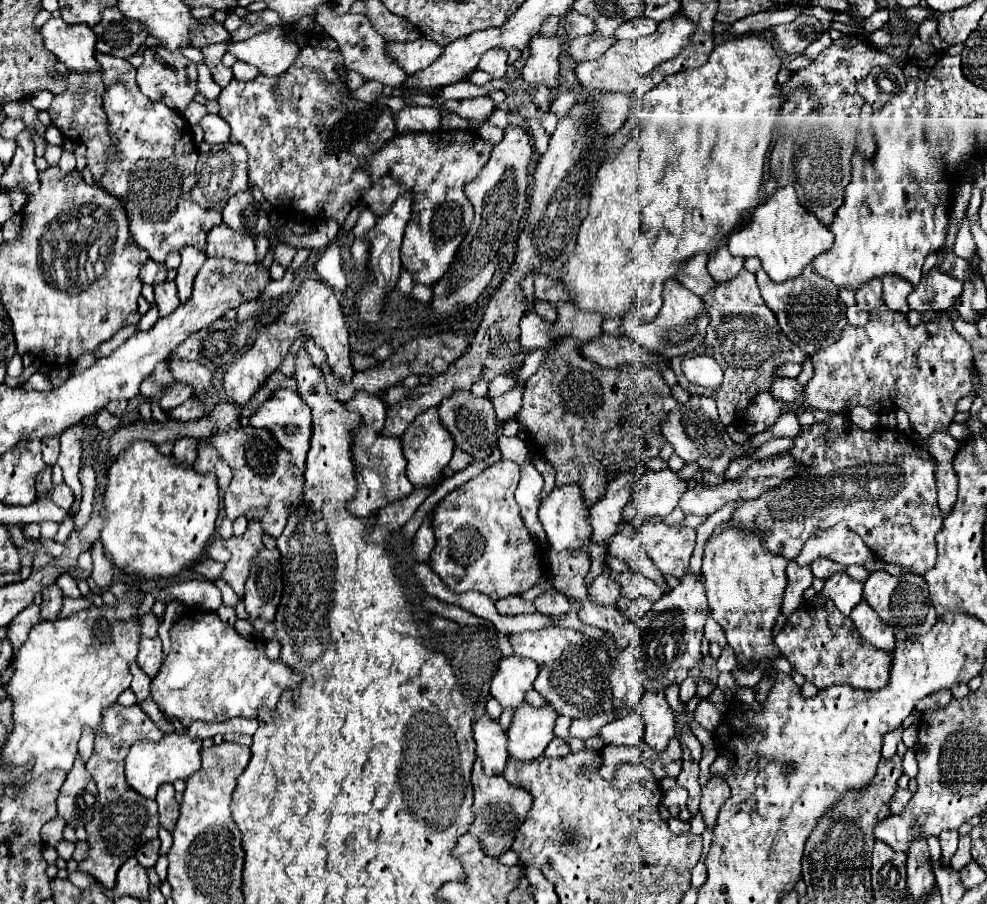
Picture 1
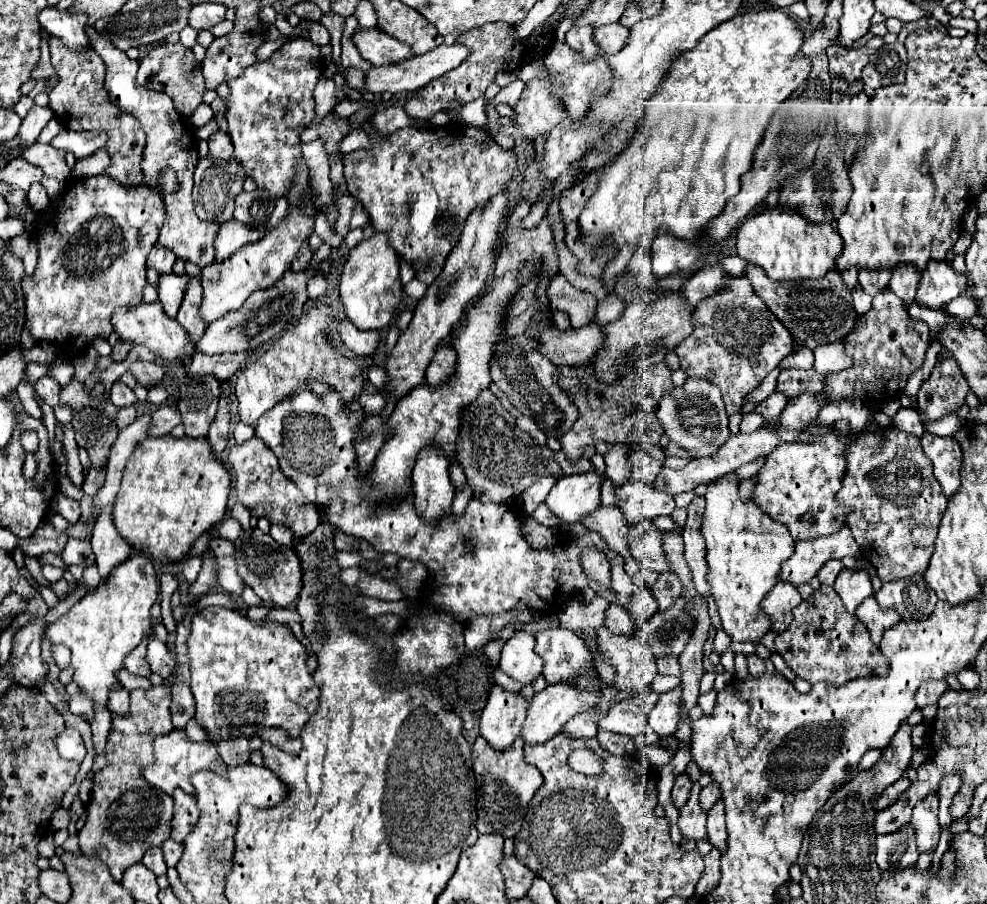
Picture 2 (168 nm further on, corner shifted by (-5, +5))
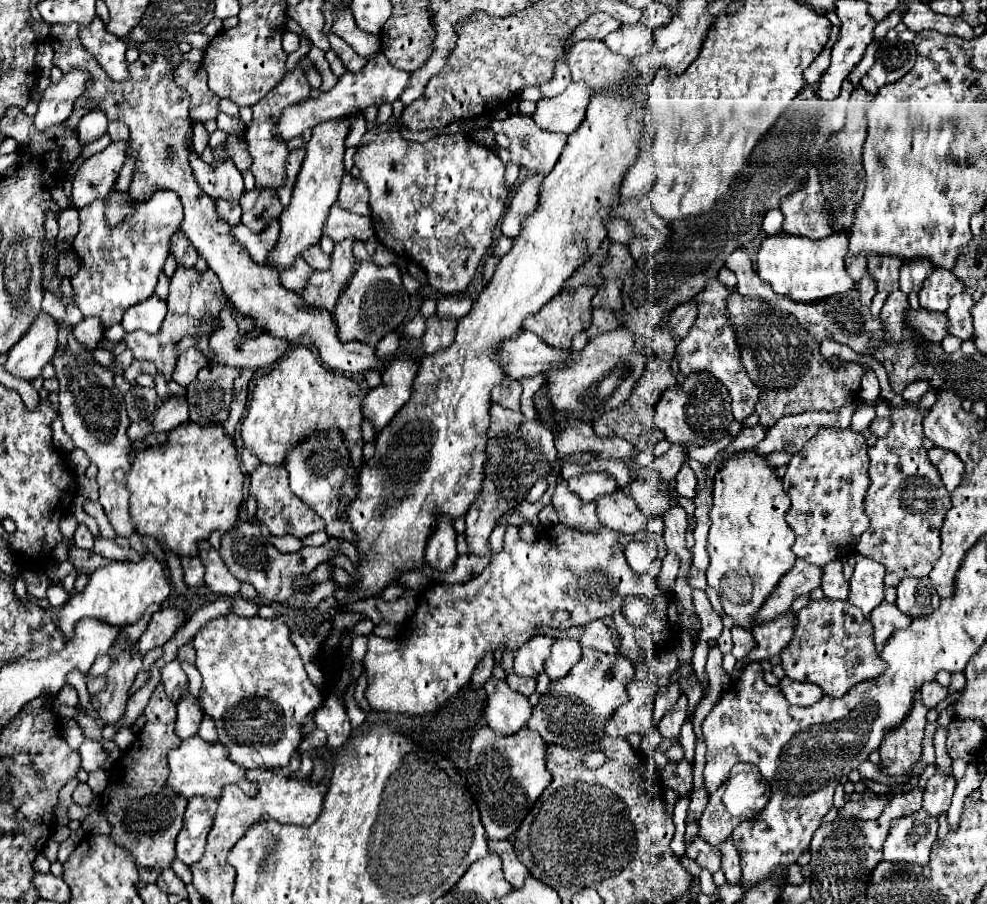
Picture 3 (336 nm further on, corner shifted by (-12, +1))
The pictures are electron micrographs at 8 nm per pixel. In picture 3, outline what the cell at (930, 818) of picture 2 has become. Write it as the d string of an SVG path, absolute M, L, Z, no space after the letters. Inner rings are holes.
M939 771L927 781L927 791L923 795L923 809L939 819L939 815L947 813L951 805L951 795L955 789L955 779L953 777L943 777Z

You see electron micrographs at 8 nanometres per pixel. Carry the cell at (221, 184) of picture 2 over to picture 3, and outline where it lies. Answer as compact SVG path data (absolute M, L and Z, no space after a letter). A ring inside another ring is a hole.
M215 199L215 209L217 209L217 215L219 219L227 221L231 227L233 225L239 225L241 221L241 207L239 207L239 201L235 199Z

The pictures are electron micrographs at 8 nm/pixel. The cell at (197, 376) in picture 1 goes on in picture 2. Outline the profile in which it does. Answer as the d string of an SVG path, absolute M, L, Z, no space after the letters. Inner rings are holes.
M156 301L156 303L140 303L140 305L136 305L136 307L116 311L116 315L112 317L112 325L114 325L114 331L116 331L122 339L130 339L130 341L134 341L134 343L146 345L150 351L162 355L166 363L176 363L176 361L182 363L184 357L188 357L188 355L194 353L194 347L192 347L192 343L188 341L186 331L184 331L174 319L170 319L170 317L162 311L162 305L160 305L158 301Z

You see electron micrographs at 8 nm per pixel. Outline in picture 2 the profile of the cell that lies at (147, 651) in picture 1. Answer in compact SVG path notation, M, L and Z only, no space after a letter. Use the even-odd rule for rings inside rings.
M150 637L150 643L148 643L148 663L154 673L162 675L162 679L168 679L176 665L168 647L162 641L158 641L156 637Z

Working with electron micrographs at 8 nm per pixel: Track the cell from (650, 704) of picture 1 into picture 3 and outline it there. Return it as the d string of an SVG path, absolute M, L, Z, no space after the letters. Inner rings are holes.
M681 695L671 711L667 711L659 723L661 737L677 737L683 721L687 719L687 697Z

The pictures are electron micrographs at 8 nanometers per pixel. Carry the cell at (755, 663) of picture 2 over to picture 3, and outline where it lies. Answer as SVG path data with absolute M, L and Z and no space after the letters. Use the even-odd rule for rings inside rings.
M783 677L777 687L783 691L783 695L787 699L791 699L791 703L803 705L803 707L817 703L823 697L823 691L815 683L803 683L803 681L795 681L791 677Z

